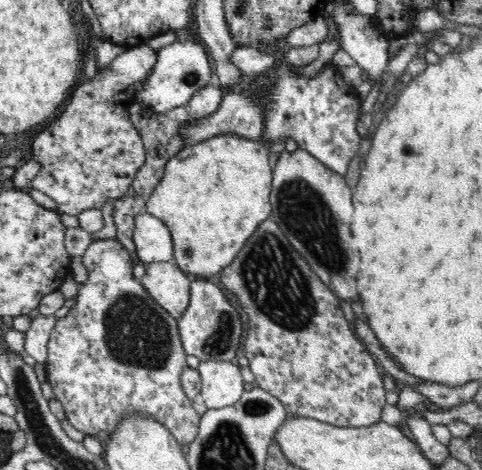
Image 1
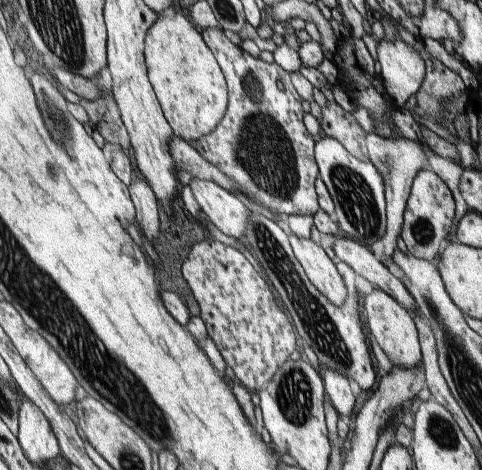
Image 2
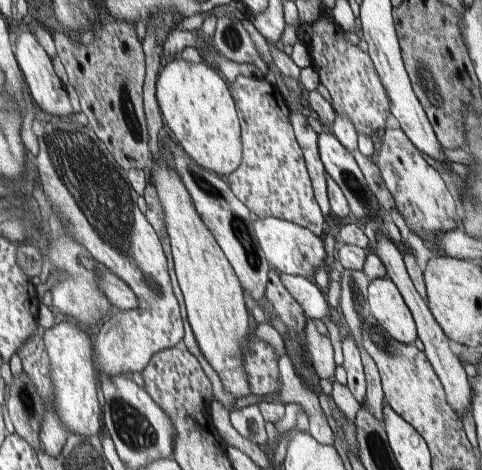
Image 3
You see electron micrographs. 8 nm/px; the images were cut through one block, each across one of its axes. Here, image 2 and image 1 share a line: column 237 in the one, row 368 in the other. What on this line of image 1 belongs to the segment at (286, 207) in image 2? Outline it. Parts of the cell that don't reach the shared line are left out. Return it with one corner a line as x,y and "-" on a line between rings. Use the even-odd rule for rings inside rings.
118,238
92,240
82,258
82,266
88,272
88,282
78,288
74,308
66,318
58,320
50,336
46,362
48,382
66,410
66,418
76,430
80,430
80,436
100,436
110,432
124,412
140,412
142,416
152,416
152,420
164,424
164,428
168,428
172,438
186,452
188,446
194,444
202,422
194,408
194,400
186,396
180,384
184,368
190,368
186,360
188,354
184,352
180,340
178,318
174,318
160,304
154,304
152,294
134,276
136,262
136,256
126,252

